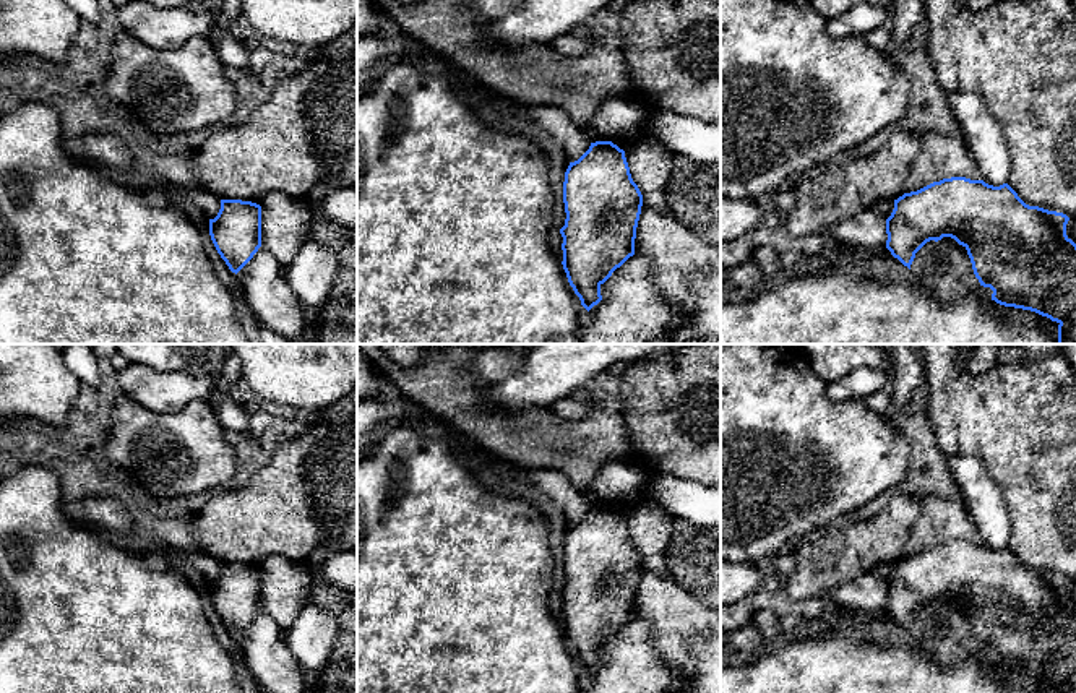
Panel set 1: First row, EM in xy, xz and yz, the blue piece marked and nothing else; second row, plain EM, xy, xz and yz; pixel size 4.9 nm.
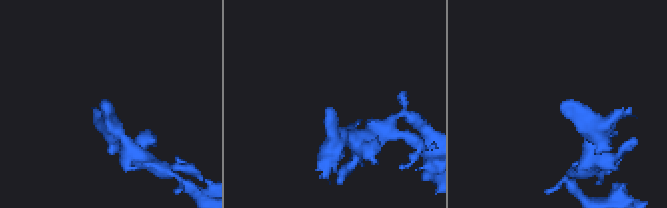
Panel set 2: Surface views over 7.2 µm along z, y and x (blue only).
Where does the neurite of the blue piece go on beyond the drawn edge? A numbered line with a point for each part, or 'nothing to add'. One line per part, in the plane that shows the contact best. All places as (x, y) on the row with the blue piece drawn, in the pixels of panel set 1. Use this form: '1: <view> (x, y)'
nothing to add

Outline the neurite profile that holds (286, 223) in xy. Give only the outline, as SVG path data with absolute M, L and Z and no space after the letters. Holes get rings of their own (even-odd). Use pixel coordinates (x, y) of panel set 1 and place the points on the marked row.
M271 192L261 201L261 243L286 269L310 239L312 211L303 198Z

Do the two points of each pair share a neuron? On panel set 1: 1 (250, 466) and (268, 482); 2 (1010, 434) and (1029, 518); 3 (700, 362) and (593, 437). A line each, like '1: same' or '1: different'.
1: different
2: same
3: different

